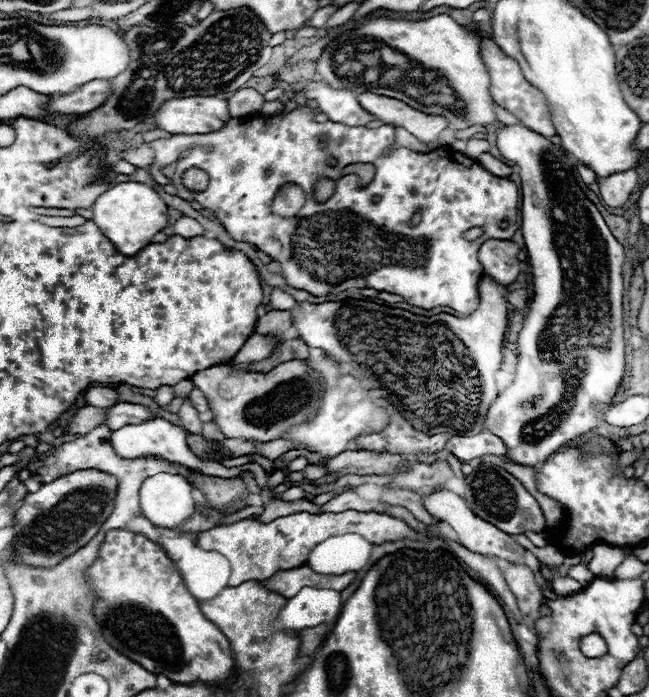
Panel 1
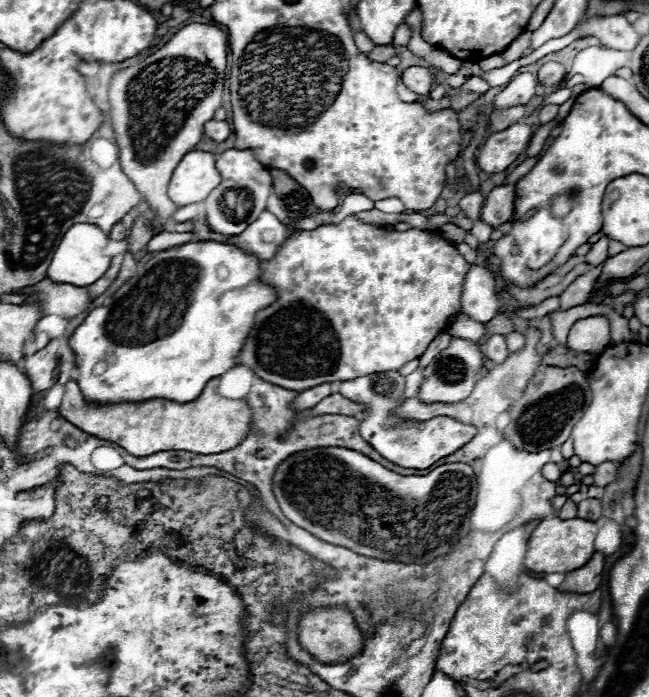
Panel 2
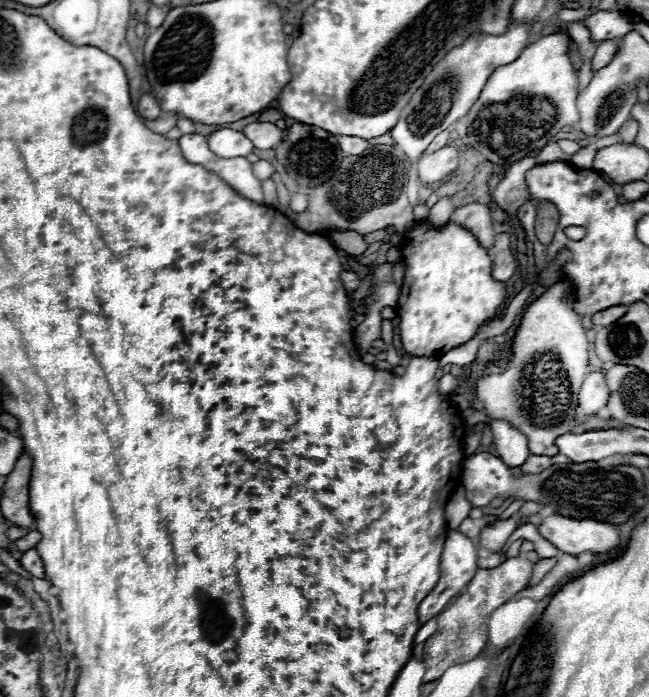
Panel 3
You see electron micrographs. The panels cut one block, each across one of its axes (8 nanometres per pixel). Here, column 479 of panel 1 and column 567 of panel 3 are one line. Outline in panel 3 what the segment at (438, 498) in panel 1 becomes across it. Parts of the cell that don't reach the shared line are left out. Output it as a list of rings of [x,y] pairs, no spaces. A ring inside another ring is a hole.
[[[552,514],[542,520],[538,532],[550,540],[560,552],[580,554],[594,550],[594,554],[606,554],[620,546],[620,536],[616,526],[596,520],[576,520]]]

